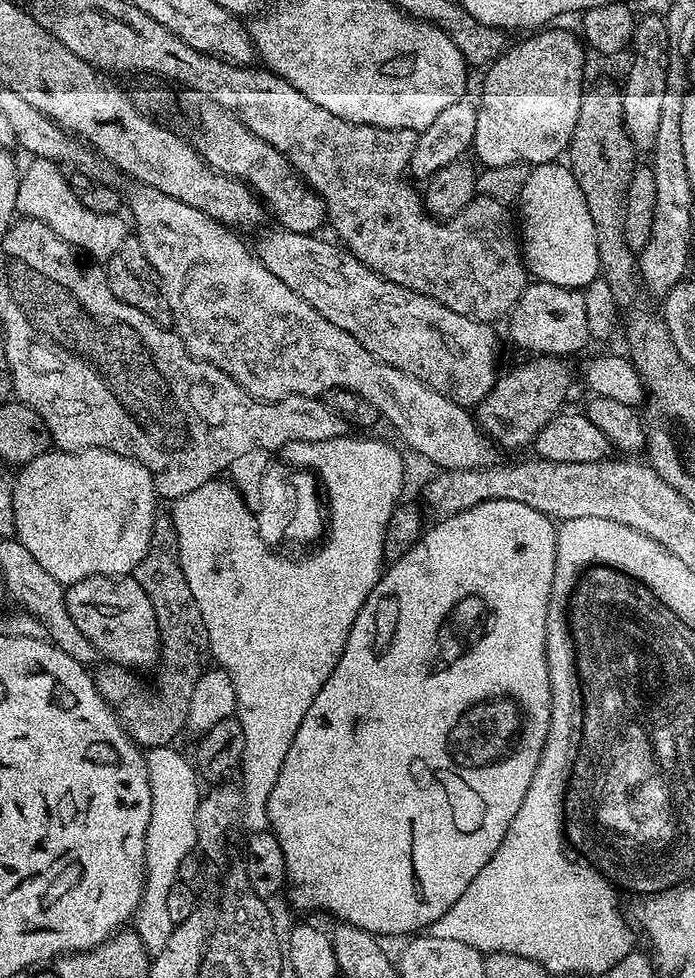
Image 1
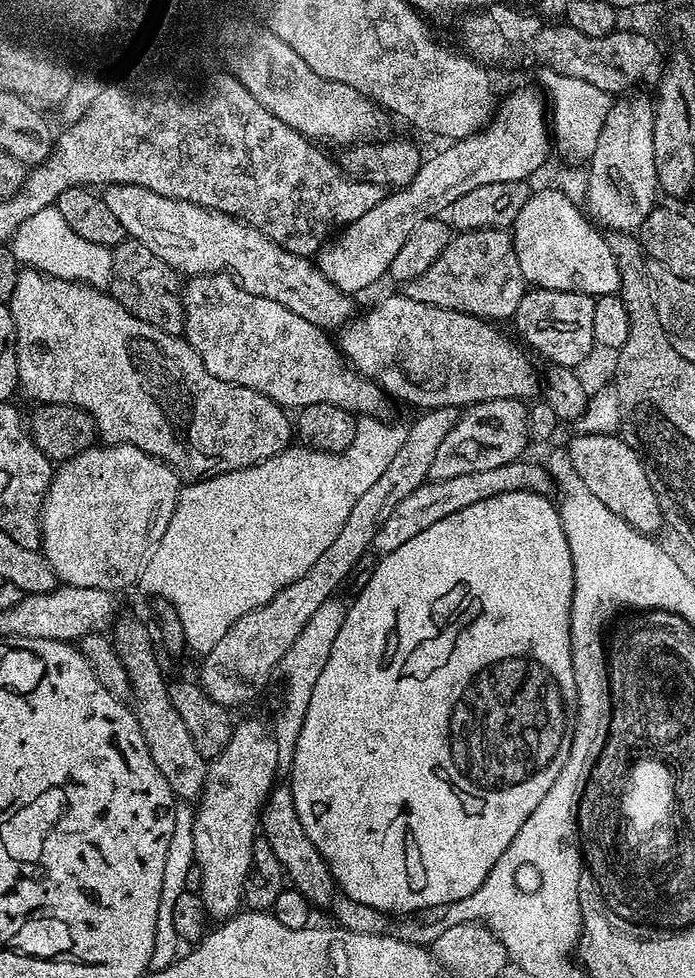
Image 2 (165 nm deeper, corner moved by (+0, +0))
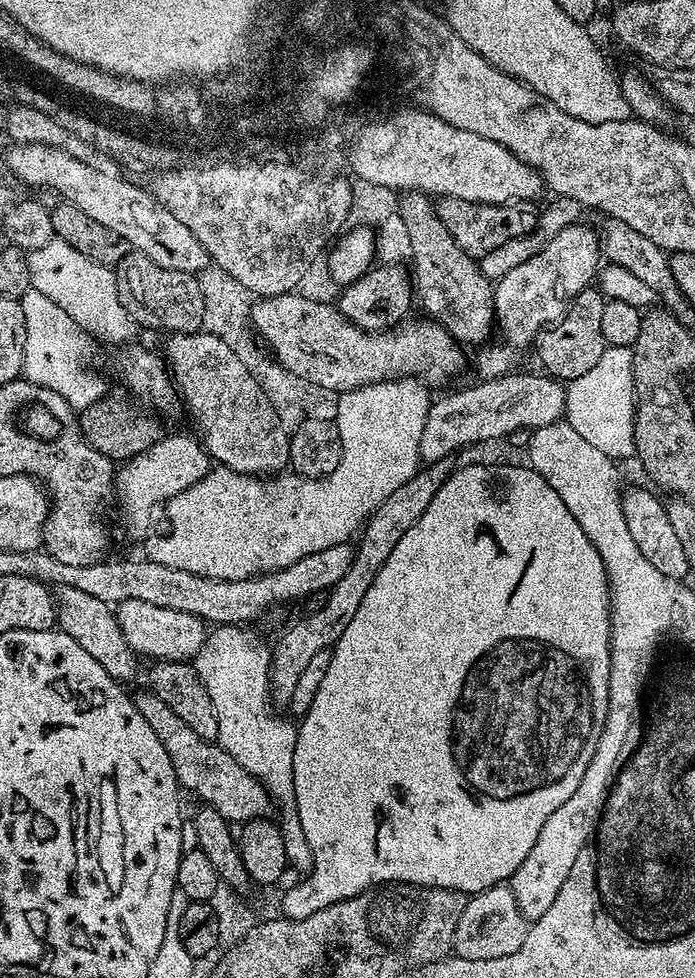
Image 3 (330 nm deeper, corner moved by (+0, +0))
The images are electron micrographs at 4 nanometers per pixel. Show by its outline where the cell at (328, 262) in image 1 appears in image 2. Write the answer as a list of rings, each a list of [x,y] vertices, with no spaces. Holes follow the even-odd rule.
[[[110,184],[102,197],[112,213],[122,222],[127,235],[142,242],[150,254],[158,254],[177,274],[185,277],[203,276],[209,272],[222,272],[233,277],[250,294],[270,298],[286,310],[294,310],[298,318],[325,330],[339,330],[353,319],[353,297],[338,290],[326,274],[307,256],[287,252],[266,234],[251,228],[235,216],[203,208],[194,202],[166,198],[154,190],[133,184]]]

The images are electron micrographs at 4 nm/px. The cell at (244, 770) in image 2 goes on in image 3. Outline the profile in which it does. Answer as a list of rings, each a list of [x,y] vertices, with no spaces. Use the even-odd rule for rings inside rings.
[[[441,462],[421,467],[416,475],[402,482],[402,486],[394,490],[394,494],[390,494],[373,510],[372,515],[363,525],[364,537],[361,538],[360,545],[358,543],[355,545],[350,568],[330,590],[326,606],[322,606],[322,610],[318,613],[305,615],[304,620],[298,621],[285,636],[277,638],[276,644],[271,645],[272,665],[268,675],[268,691],[277,705],[291,705],[294,686],[298,686],[298,678],[302,678],[310,658],[314,658],[314,654],[319,652],[329,651],[332,645],[338,642],[338,638],[342,638],[342,630],[350,626],[350,618],[354,618],[362,597],[366,595],[366,590],[370,590],[370,582],[374,582],[378,570],[382,570],[386,558],[390,558],[390,550],[394,550],[402,534],[406,534],[406,530],[410,530],[410,526],[414,526],[414,522],[418,522],[418,518],[426,514],[426,506],[430,506],[430,498],[438,494],[438,490],[448,479],[450,475],[448,466],[447,463]]]

